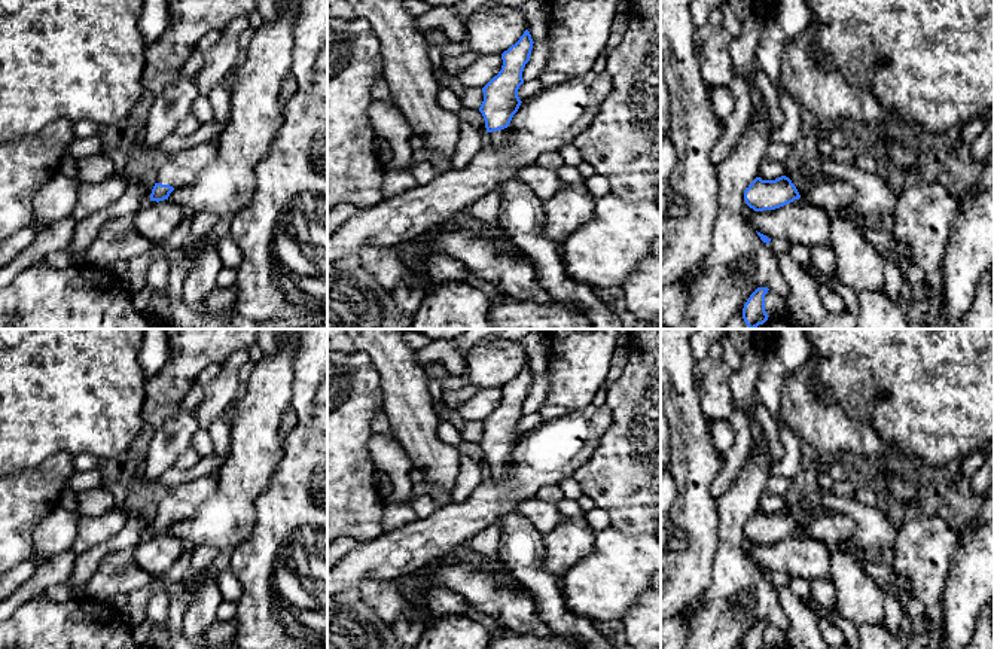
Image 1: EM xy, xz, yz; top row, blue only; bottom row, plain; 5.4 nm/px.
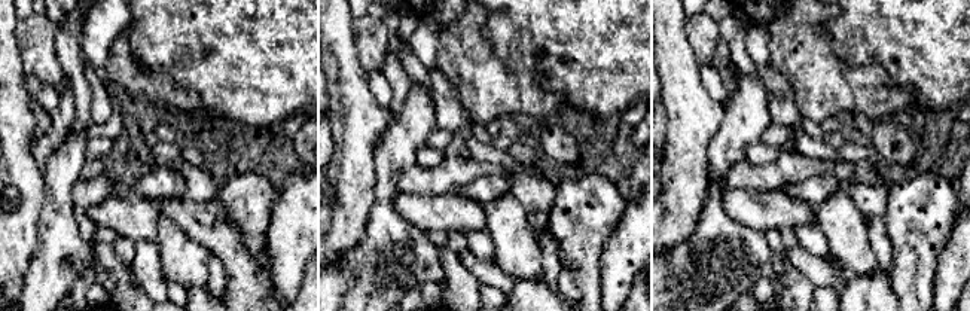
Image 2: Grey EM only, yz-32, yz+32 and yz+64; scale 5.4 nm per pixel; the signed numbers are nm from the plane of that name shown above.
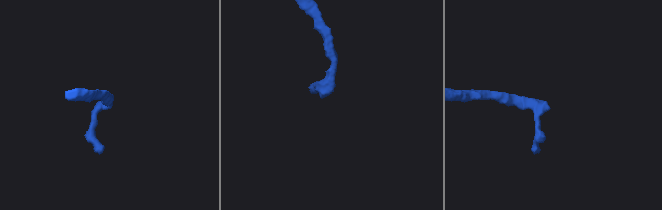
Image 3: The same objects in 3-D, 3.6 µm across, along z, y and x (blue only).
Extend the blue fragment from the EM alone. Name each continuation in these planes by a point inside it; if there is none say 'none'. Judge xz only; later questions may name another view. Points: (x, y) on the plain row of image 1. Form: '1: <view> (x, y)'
1: xz (499, 472)

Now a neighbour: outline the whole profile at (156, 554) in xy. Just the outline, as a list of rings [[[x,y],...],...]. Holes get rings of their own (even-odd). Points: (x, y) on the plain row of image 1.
[[[149,534],[135,548],[134,557],[137,564],[152,576],[161,576],[168,572],[177,558],[182,555],[185,543],[171,536],[164,534]]]

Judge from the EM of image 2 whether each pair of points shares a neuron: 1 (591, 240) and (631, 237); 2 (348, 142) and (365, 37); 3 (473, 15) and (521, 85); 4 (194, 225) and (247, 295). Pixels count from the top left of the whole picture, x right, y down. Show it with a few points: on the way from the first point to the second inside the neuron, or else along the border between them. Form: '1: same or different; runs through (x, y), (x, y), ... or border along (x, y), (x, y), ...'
1: different; border along (622, 206), (621, 216), (604, 246), (601, 273)
2: different; border along (351, 26), (360, 64), (368, 72)
3: same; runs through (473, 36), (473, 49), (500, 76)
4: same; runs through (213, 238), (237, 262), (244, 276)

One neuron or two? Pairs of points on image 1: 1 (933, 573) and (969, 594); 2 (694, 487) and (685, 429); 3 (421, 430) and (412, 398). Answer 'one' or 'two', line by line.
1: two
2: one
3: one

